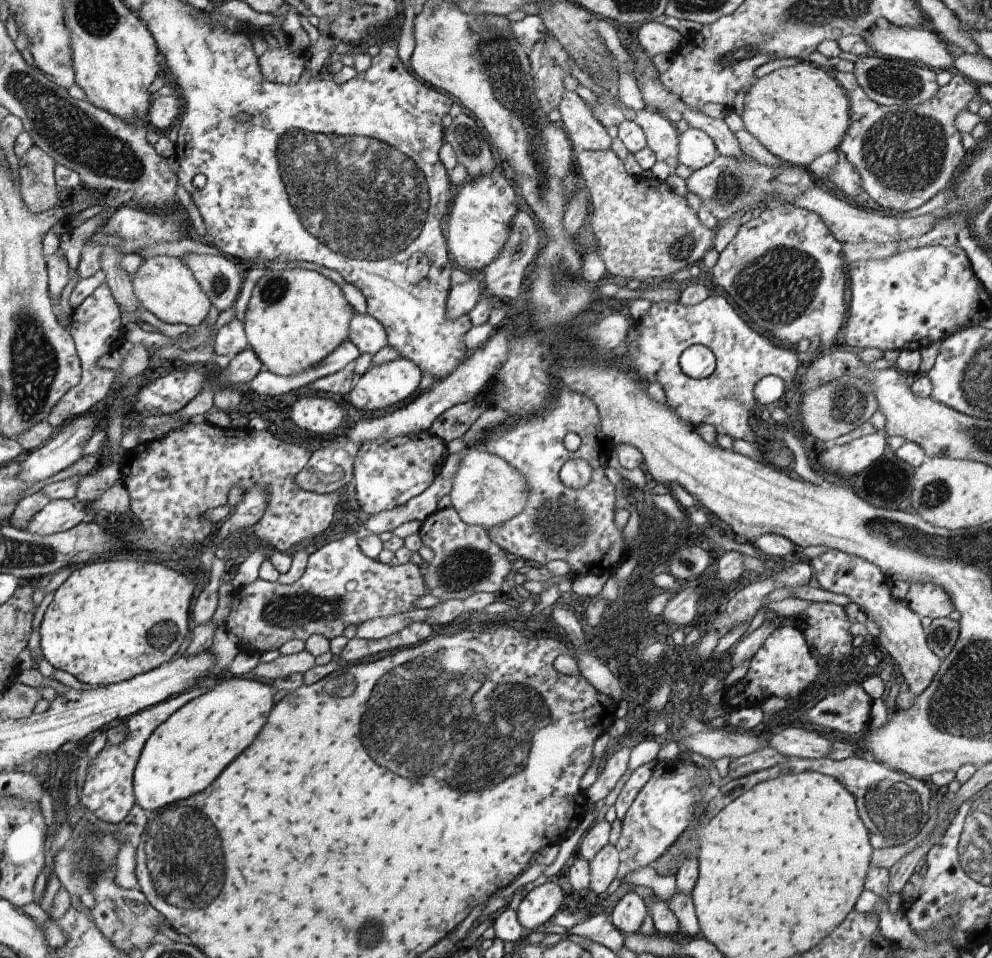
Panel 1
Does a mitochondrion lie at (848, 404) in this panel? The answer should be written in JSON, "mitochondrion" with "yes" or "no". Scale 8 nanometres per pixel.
{"mitochondrion":"yes"}

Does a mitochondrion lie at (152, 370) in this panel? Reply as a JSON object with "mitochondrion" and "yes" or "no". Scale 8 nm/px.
{"mitochondrion":"no"}

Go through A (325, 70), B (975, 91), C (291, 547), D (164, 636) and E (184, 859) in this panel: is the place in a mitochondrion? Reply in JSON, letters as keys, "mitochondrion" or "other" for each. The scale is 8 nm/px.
{"A":"other","B":"other","C":"other","D":"mitochondrion","E":"mitochondrion"}

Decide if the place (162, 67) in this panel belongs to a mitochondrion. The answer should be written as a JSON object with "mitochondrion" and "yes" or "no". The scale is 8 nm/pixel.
{"mitochondrion":"no"}

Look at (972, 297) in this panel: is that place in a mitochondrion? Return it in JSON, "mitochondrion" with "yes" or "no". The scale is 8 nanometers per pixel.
{"mitochondrion":"no"}

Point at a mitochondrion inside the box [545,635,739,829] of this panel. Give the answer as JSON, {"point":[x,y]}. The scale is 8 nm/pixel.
{"point":[684,692]}

